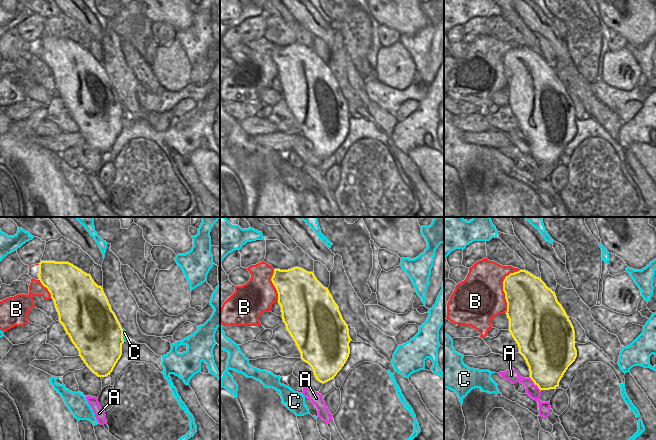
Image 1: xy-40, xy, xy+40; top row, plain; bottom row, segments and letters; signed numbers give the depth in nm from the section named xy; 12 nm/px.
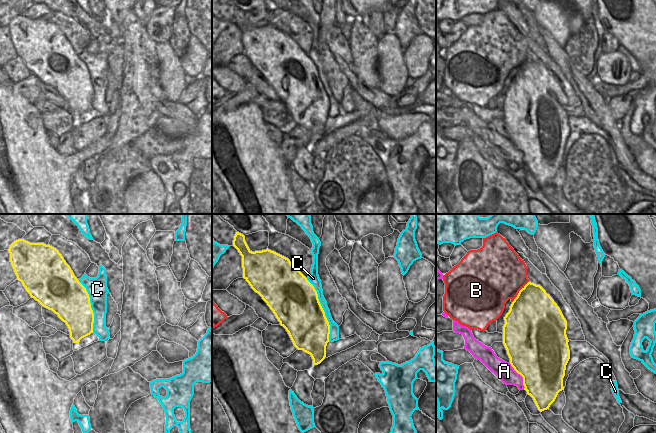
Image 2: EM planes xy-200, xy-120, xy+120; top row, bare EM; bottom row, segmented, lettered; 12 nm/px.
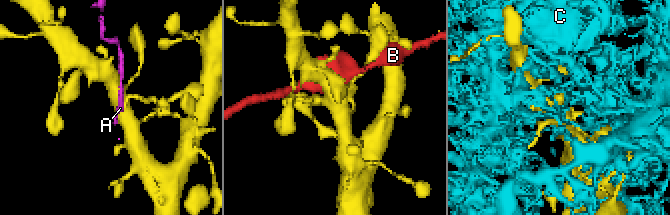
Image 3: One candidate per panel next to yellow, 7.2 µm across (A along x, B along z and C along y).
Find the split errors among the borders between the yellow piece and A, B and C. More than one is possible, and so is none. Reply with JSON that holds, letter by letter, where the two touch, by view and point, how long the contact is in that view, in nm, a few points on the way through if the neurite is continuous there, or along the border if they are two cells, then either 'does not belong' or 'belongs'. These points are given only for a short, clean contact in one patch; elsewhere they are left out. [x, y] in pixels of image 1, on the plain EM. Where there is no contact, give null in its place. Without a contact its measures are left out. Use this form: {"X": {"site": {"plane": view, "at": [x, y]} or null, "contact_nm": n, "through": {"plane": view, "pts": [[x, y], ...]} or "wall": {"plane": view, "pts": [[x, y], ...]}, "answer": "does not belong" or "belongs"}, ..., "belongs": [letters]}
{"A": {"site": {"plane": "xy+40", "at": [535, 160]}, "contact_nm": 220, "answer": "does not belong"}, "B": {"site": {"plane": "xy+40", "at": [503, 64]}, "contact_nm": 550, "answer": "does not belong"}, "C": {"site": {"plane": "xy-40", "at": [122, 111]}, "contact_nm": 160, "answer": "does not belong"}, "belongs": []}

